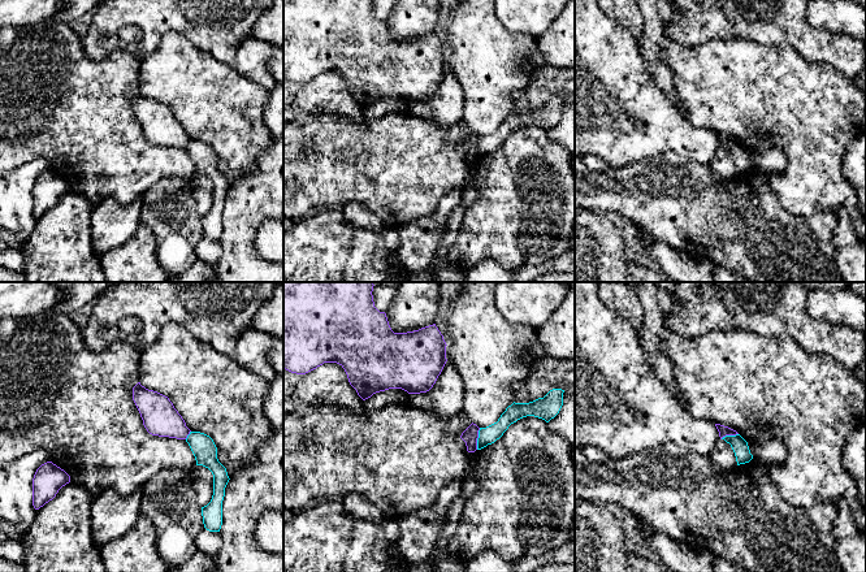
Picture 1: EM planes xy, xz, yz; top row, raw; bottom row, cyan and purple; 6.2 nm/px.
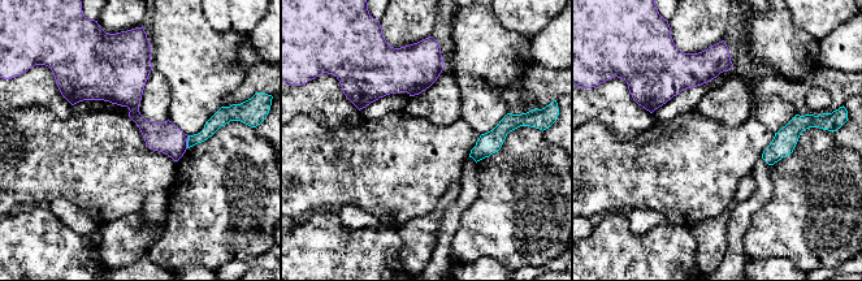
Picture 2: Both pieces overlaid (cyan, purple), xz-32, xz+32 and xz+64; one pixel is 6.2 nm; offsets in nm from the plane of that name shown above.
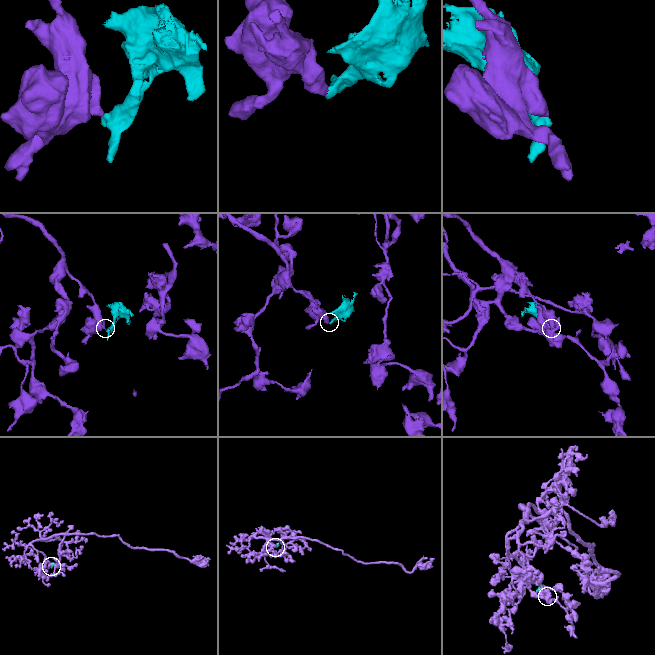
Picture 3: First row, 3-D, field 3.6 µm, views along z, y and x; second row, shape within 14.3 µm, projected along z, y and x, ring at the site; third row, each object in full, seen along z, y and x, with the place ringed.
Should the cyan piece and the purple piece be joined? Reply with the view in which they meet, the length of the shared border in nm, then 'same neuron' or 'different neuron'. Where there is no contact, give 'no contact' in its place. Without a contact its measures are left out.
xz | 140 nm | different neuron

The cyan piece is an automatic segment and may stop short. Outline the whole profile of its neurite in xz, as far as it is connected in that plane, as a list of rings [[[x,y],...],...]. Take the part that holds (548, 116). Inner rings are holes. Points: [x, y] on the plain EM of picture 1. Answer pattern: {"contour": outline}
{"contour": [[[553,98],[544,107],[538,107],[533,110],[514,110],[506,117],[506,120],[501,124],[497,131],[486,136],[480,136],[477,159],[481,159],[488,153],[494,152],[503,144],[503,142],[508,138],[511,133],[516,131],[523,126],[534,125],[549,131],[559,122],[563,114],[563,101],[564,99],[562,98]]]}

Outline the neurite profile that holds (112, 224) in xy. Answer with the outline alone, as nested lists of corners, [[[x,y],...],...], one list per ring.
[[[104,199],[92,208],[90,218],[92,248],[101,256],[124,244],[138,229],[142,199],[120,204],[116,199]]]

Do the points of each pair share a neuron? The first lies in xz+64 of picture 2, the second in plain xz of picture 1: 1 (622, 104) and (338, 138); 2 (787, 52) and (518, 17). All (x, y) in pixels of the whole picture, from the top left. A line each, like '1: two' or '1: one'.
1: two
2: two

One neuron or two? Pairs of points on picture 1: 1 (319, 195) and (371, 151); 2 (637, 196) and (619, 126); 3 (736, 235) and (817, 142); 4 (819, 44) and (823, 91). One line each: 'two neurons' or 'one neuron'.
1: one neuron
2: two neurons
3: two neurons
4: two neurons

